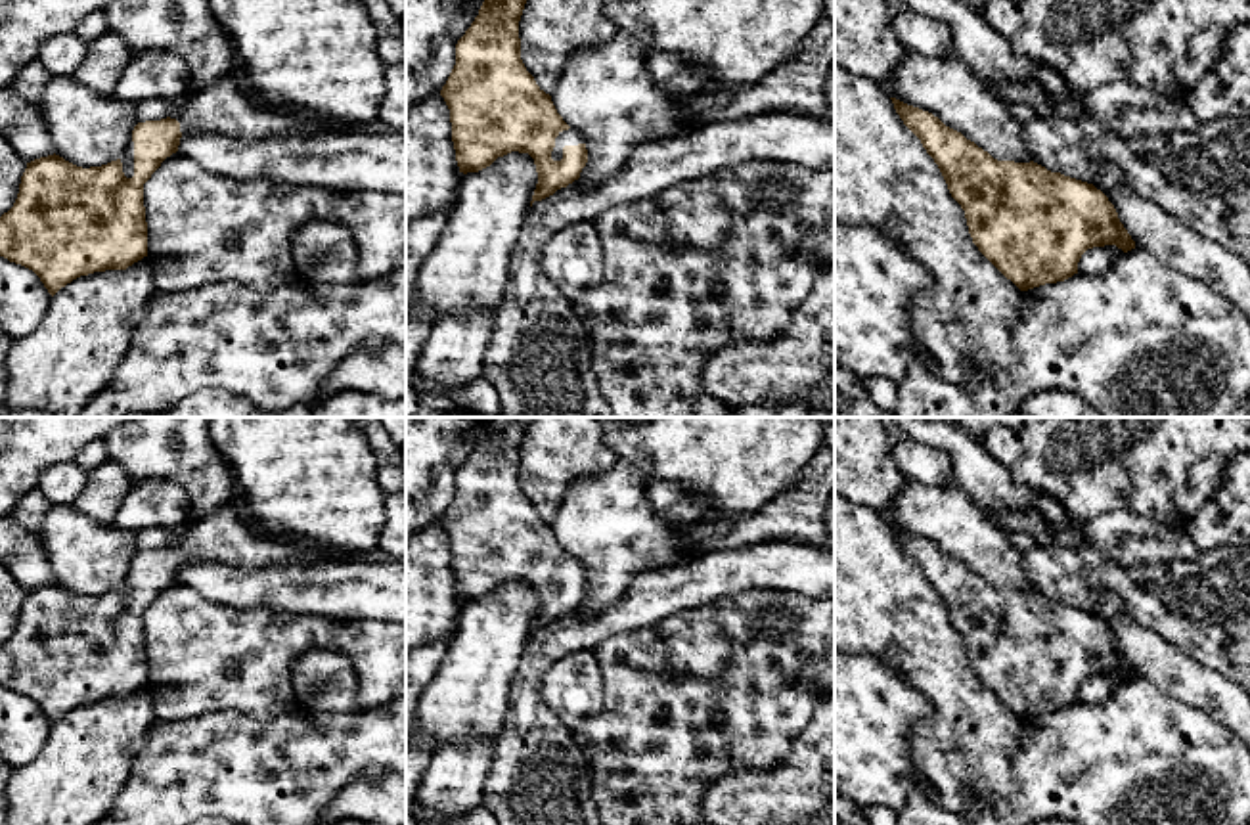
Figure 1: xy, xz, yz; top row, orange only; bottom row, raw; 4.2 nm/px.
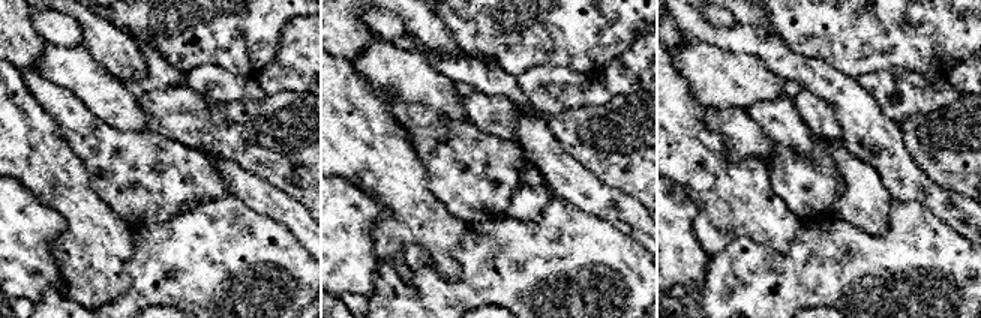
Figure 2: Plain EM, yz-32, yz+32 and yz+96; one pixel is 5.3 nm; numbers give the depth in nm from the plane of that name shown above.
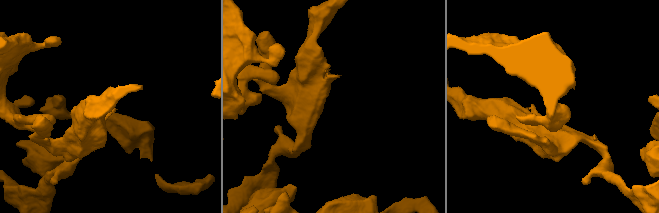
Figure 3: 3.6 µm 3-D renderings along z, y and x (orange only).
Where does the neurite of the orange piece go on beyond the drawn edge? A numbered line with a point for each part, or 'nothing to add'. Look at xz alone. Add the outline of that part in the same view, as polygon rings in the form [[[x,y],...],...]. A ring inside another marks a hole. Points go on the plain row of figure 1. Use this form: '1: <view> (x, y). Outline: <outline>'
1: xz (569, 565). Outline: [[[569,557],[569,559],[559,561],[559,565],[555,567],[555,576],[551,580],[551,588],[561,590],[563,576],[565,574],[578,574],[578,572],[586,572],[586,567],[578,559]]]

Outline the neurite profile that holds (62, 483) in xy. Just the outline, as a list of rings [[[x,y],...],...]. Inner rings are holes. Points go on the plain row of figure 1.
[[[61,461],[48,467],[38,480],[38,490],[52,505],[73,503],[88,482],[88,473],[77,461]]]

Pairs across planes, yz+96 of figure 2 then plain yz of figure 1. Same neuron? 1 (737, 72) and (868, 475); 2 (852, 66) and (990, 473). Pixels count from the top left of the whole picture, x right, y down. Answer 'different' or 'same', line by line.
1: different
2: different

